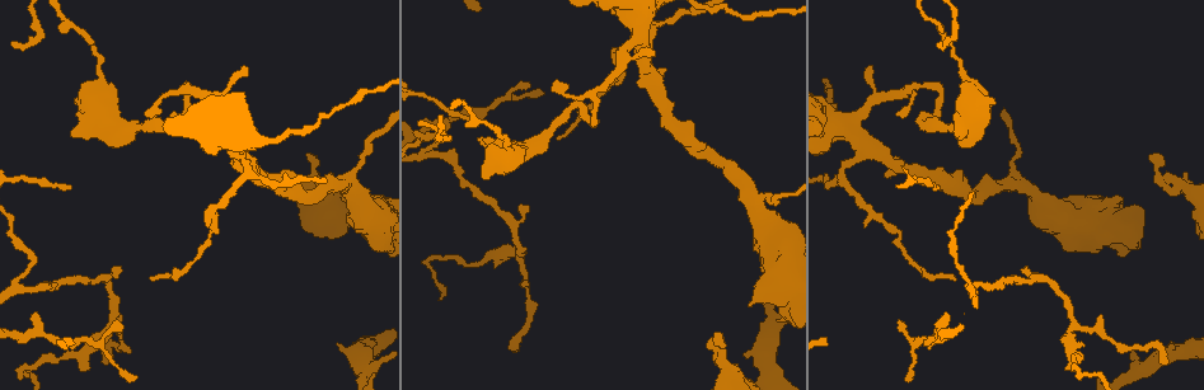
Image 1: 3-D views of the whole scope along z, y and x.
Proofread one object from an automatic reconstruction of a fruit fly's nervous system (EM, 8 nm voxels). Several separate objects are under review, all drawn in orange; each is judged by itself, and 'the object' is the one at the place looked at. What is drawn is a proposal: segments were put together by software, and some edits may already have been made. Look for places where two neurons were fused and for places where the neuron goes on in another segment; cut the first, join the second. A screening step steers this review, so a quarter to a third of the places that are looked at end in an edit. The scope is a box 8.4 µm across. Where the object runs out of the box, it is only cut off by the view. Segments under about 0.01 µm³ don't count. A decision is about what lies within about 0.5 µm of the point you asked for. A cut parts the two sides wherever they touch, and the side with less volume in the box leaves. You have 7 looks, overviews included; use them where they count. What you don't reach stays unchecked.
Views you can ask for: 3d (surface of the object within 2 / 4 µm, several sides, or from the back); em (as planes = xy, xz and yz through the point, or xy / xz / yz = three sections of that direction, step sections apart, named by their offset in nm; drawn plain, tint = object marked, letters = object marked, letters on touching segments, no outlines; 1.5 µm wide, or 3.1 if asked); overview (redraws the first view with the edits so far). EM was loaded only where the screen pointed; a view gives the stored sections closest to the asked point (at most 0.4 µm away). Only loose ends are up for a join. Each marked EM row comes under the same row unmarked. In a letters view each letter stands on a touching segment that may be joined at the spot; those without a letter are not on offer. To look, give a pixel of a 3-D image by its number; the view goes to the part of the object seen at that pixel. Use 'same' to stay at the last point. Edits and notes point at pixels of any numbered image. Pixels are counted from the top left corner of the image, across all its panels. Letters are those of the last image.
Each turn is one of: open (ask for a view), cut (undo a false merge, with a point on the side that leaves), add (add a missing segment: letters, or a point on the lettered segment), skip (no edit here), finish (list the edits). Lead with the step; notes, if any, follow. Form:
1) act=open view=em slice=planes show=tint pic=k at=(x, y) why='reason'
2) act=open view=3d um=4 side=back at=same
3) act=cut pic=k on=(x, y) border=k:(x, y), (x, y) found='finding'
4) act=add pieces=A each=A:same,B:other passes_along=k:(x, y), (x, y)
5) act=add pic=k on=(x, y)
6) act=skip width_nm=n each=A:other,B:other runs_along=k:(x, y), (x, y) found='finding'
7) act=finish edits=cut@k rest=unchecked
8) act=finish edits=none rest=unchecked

act=open view=3d um=4 pic=1 at=(151, 280) why='tapers out'

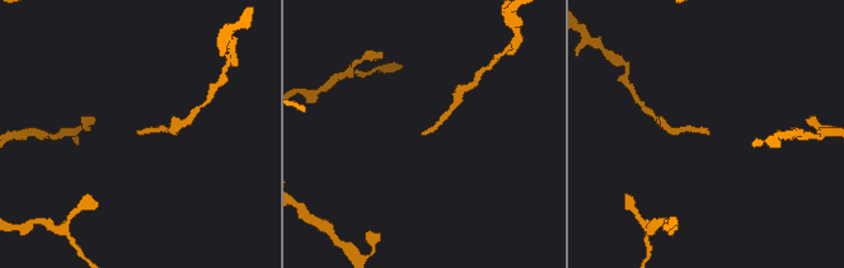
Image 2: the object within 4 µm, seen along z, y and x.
act=open view=em slice=planes show=tint pic=2 at=(139, 133) why='shape alone is not enough'

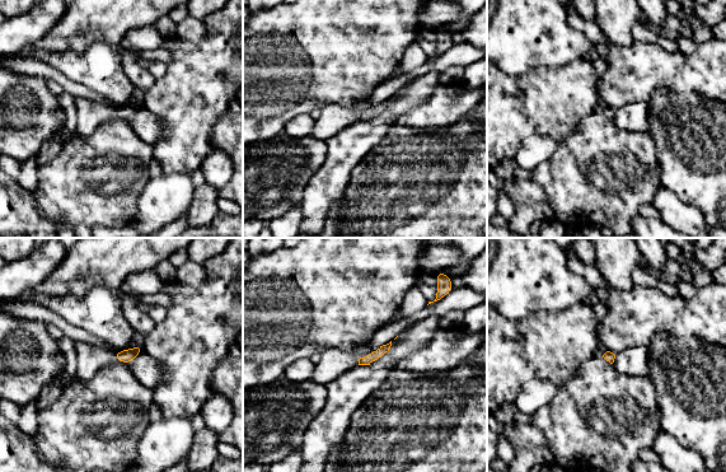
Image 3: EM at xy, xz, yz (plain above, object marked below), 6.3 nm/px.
act=open view=em slice=planes show=letters at=same why='see the neighbours'

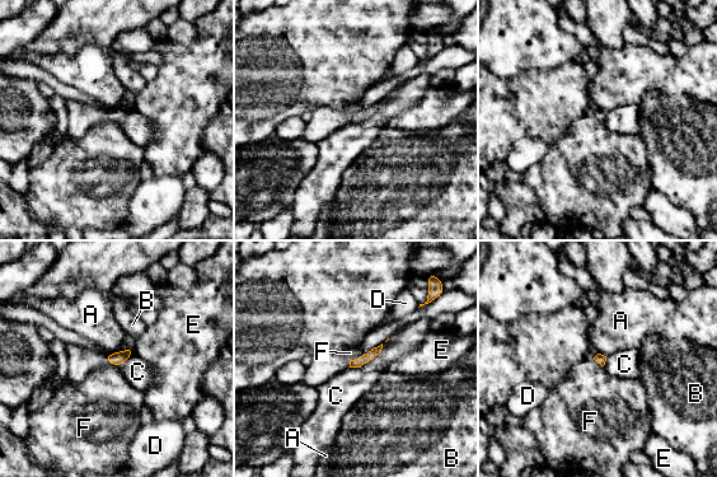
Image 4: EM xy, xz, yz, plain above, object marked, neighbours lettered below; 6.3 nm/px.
act=skip each=A:other,B:other,C:other,D:other,E:other,F:other border=4:(370, 350), (350, 361) found='no lettered segment goes on from it'

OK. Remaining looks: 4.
act=open view=em slice=planes show=tint pic=1 at=(844, 169) why='sharp bend'

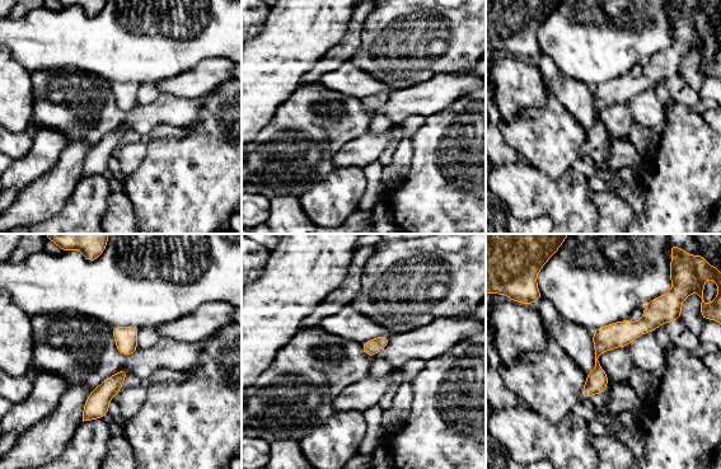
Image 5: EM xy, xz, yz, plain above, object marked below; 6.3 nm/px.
act=open view=em slice=planes show=letters at=same

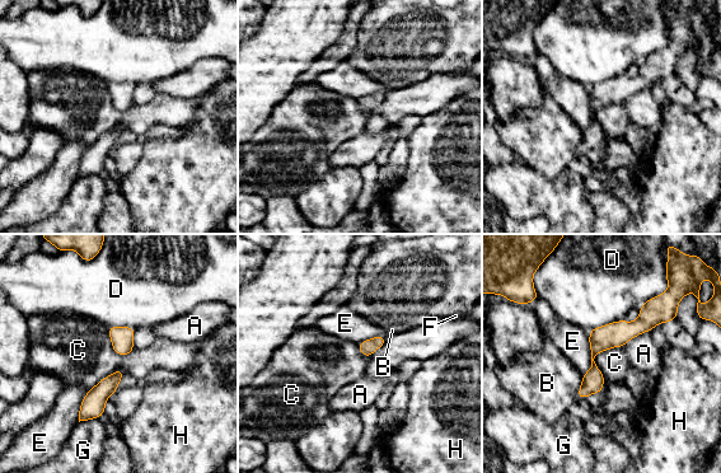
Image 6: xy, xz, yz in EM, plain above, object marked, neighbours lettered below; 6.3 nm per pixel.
act=skip each=A:other,B:other,C:other,D:other,E:other,F:other,G:other,H:other border=6:(622, 346), (595, 356), (604, 379) found='continuous, no second neuron'

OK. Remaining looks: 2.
act=open view=em slice=xy step=4 show=tint pic=1 at=(1185, 189) why='sudden change in width'

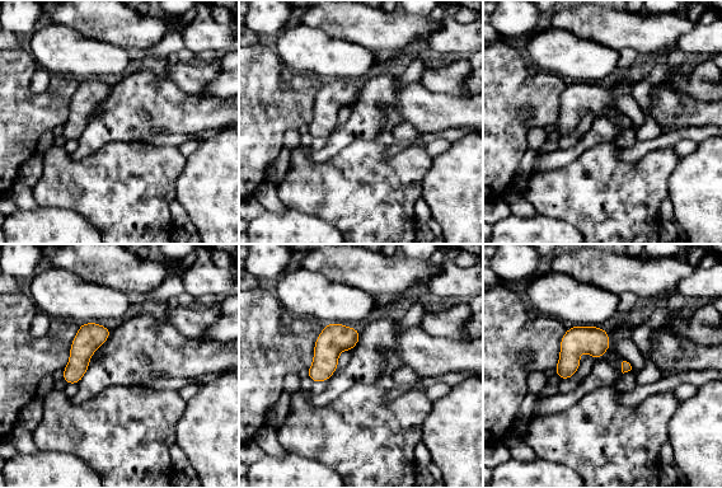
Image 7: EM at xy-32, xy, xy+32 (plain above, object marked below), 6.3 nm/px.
act=open view=em slice=planes show=letters at=same

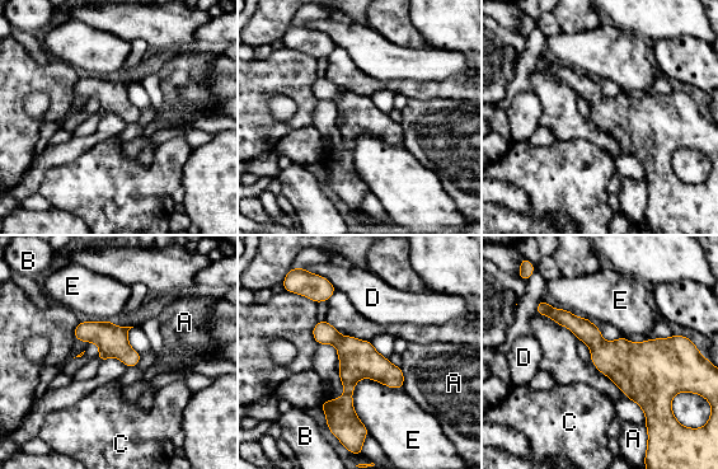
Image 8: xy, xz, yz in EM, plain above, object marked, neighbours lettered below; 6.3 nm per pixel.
act=skip each=A:other,B:other,C:other,D:other,E:other runs_along=8:(320, 324), (348, 352), (355, 432) found='one neuron here'

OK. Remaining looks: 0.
act=finish edits=none rest=unchecked

